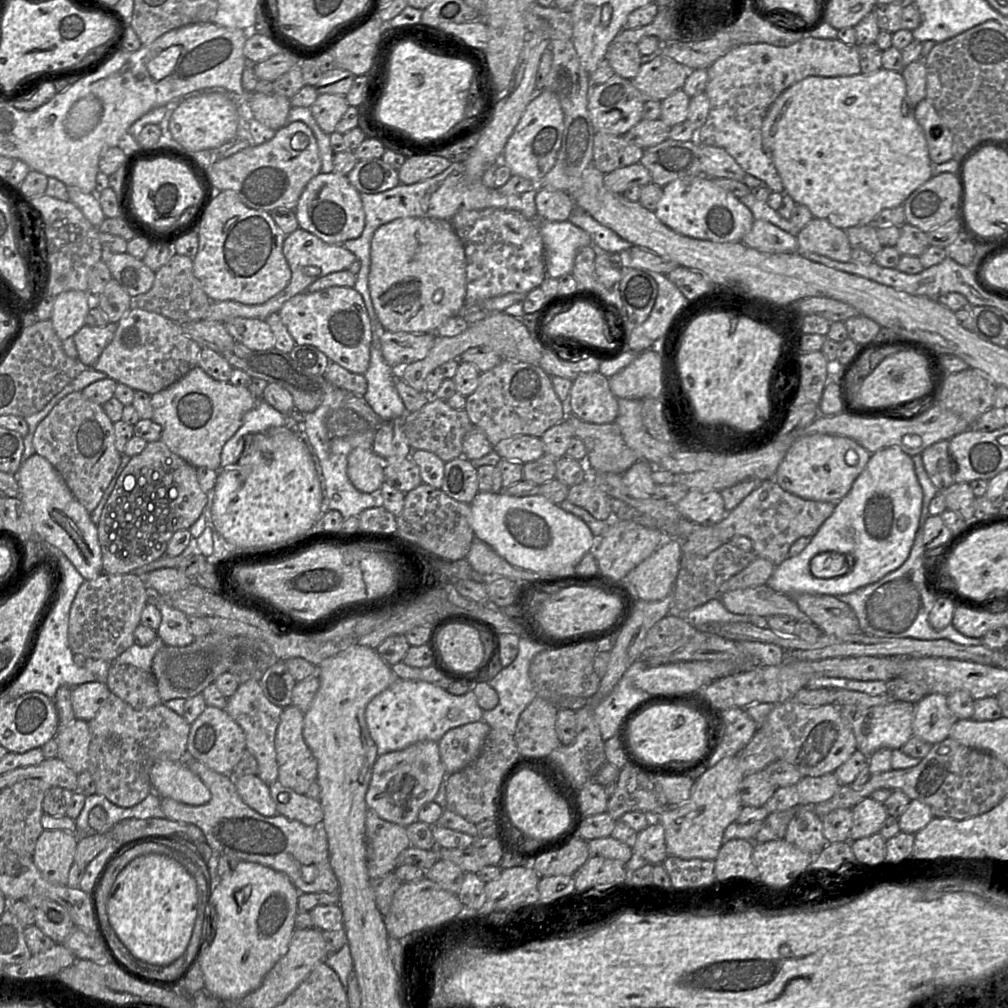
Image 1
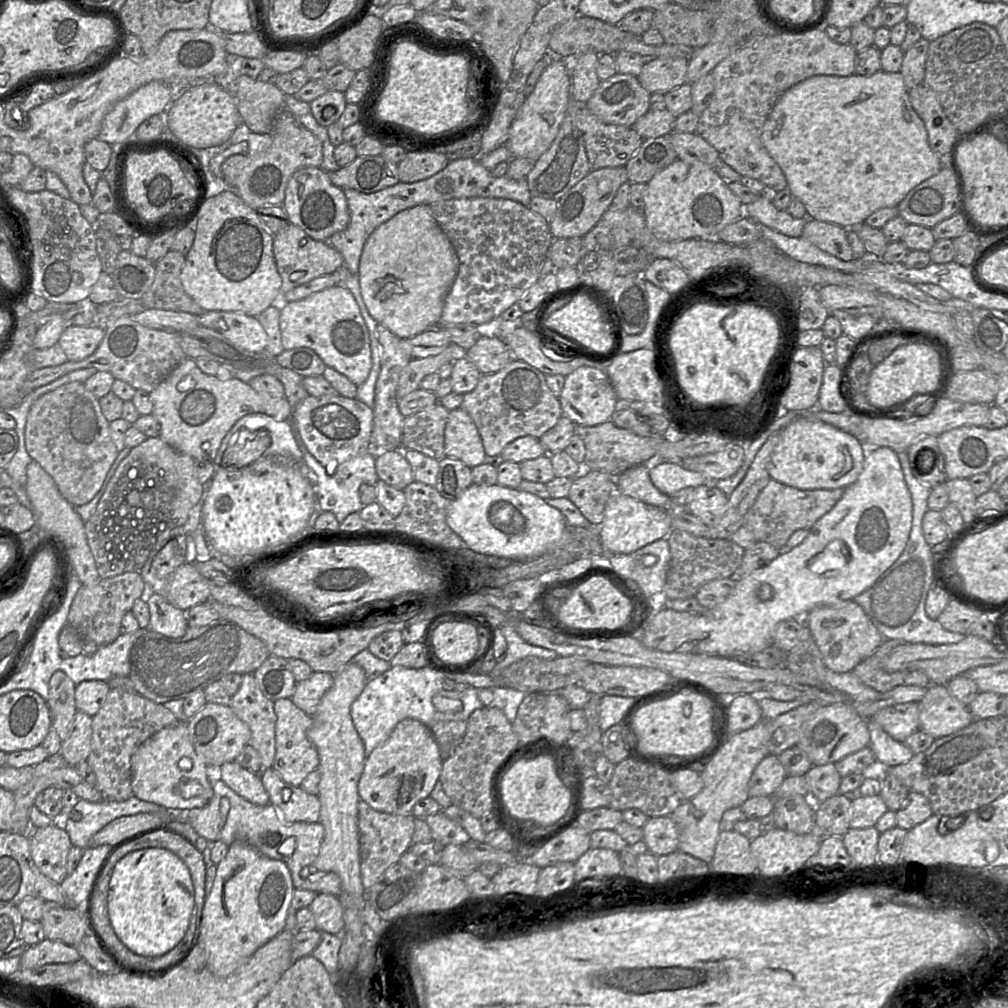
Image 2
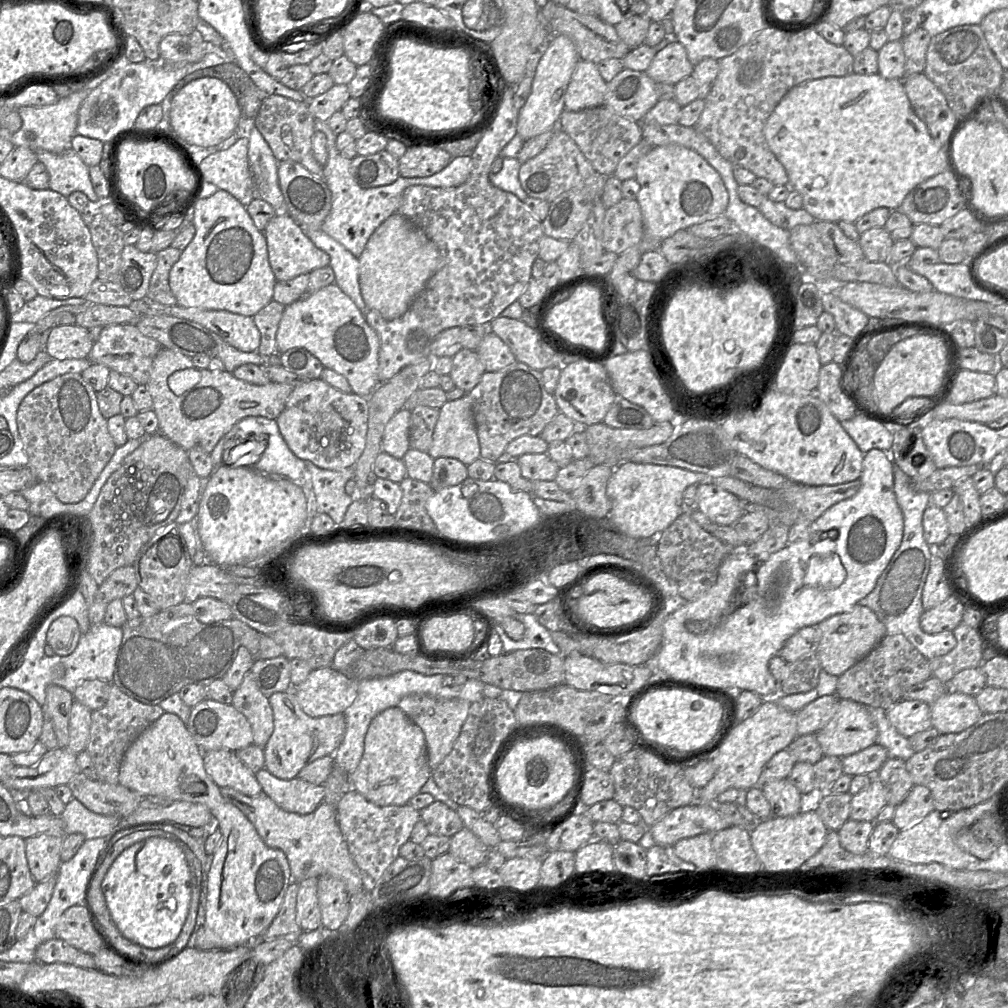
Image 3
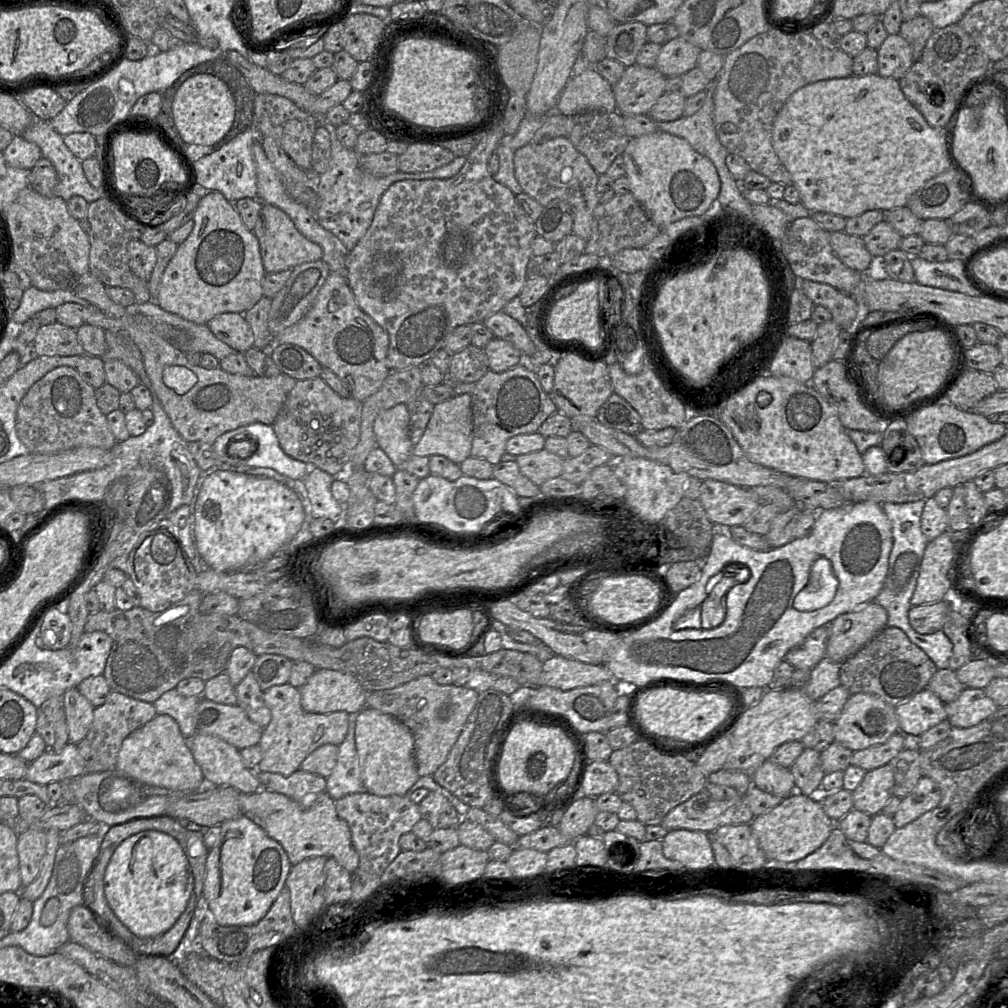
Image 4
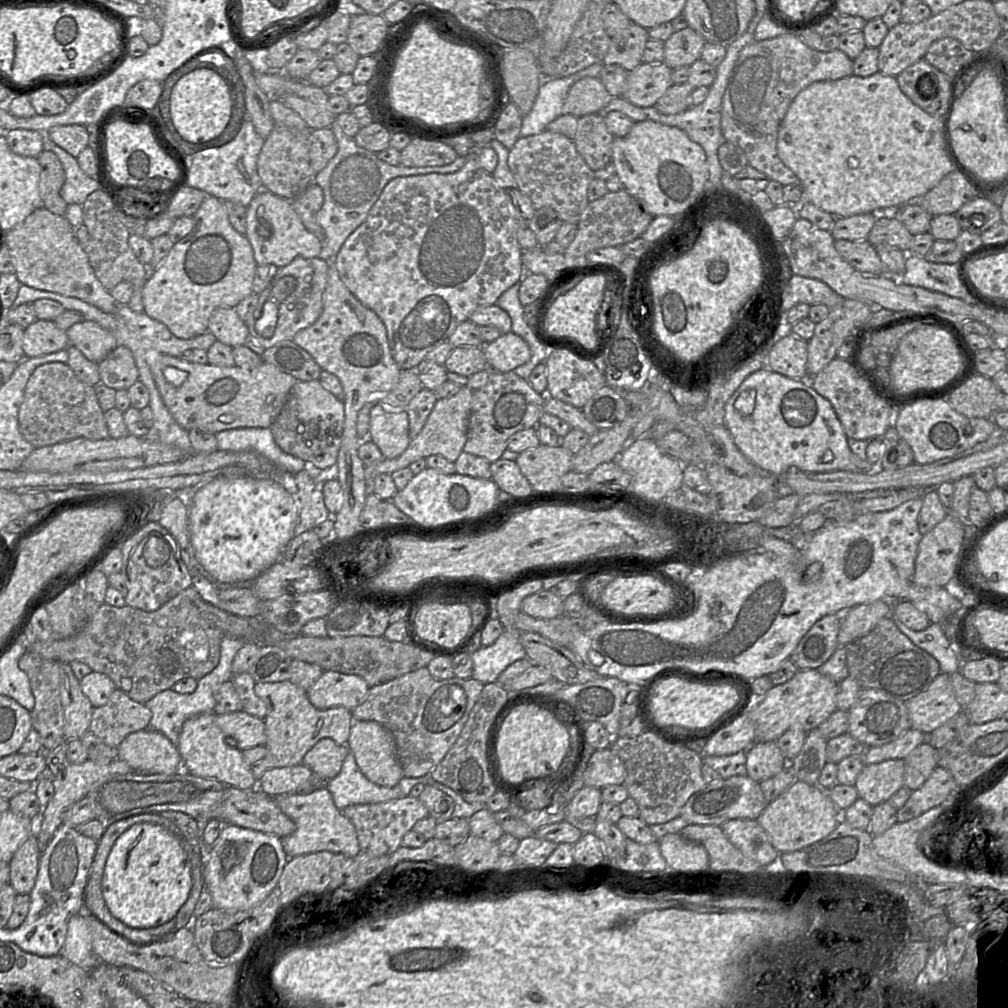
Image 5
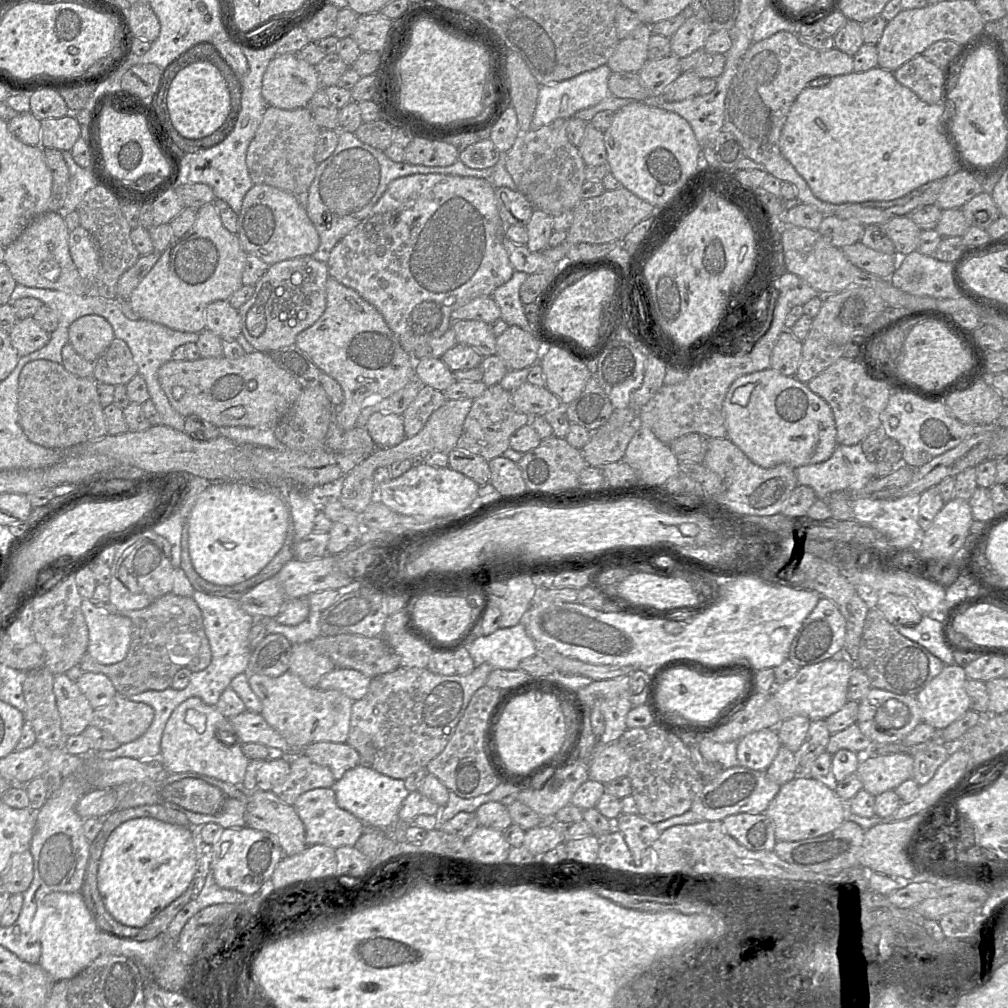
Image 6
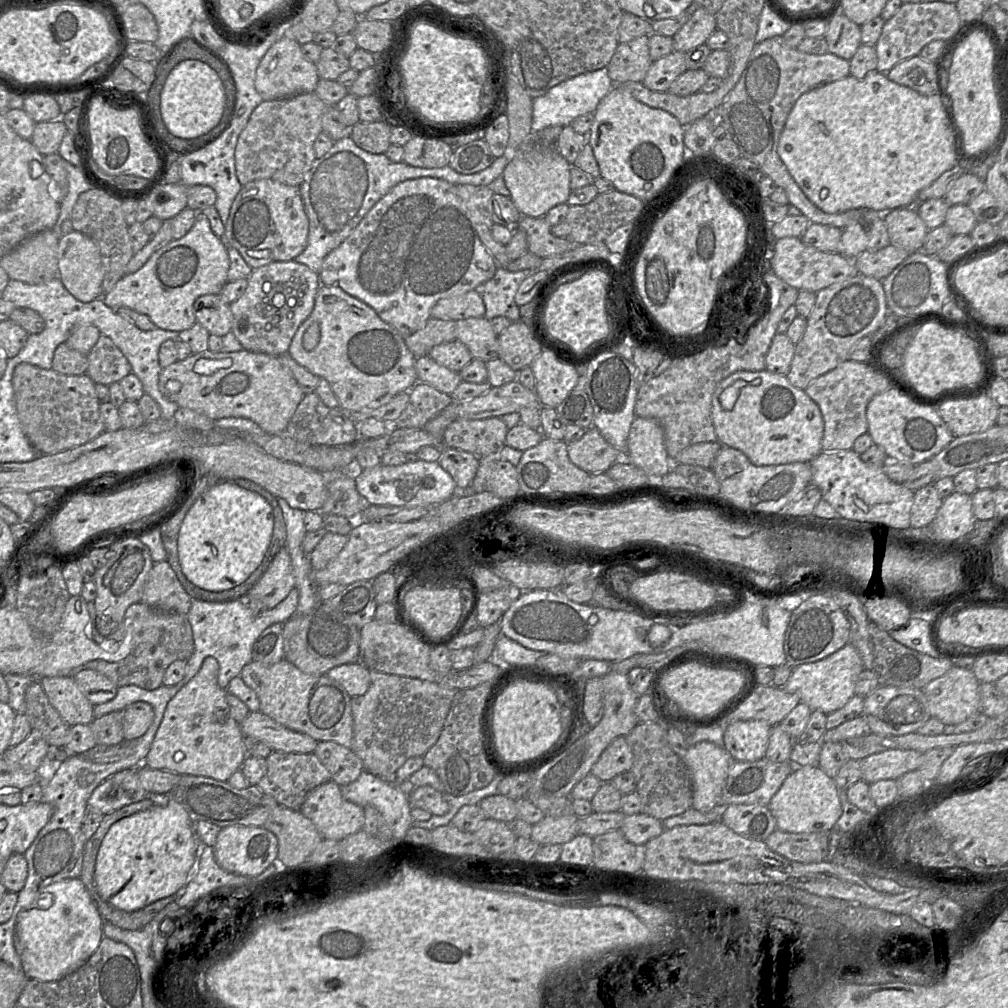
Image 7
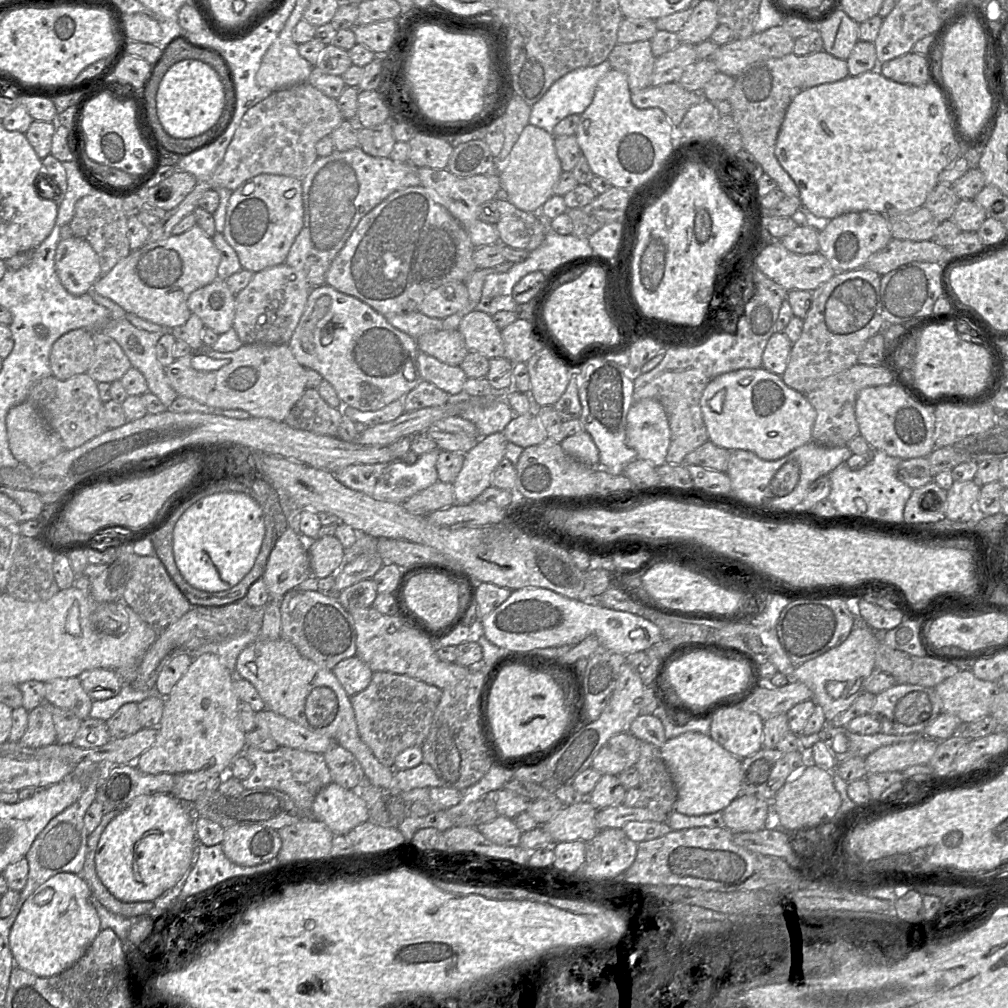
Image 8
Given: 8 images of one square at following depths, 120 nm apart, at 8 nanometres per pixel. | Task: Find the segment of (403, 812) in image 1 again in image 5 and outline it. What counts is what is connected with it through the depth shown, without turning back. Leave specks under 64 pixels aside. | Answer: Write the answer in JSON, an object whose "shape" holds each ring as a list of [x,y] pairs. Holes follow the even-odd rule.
{"shape":[[[354,721],[347,742],[361,772],[373,783],[394,787],[404,777],[395,739],[375,721]]]}

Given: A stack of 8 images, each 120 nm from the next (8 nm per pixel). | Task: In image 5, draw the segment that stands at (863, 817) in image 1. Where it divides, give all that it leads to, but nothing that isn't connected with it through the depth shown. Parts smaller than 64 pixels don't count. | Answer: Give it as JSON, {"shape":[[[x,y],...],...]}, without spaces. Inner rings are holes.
{"shape":[[[904,759],[865,764],[856,778],[858,796],[872,806],[887,801],[904,786]]]}

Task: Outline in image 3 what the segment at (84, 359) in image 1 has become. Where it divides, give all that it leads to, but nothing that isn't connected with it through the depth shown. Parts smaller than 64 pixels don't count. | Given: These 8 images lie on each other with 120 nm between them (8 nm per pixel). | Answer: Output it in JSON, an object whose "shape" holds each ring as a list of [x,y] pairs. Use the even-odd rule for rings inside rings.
{"shape":[[[58,325],[50,329],[45,351],[52,359],[86,359],[94,341],[89,329],[74,325]]]}

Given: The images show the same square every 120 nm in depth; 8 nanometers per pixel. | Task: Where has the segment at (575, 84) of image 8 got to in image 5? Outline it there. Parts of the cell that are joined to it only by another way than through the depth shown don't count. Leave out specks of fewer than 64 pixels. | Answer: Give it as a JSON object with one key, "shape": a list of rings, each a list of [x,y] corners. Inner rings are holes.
{"shape":[[[593,64],[563,78],[544,79],[531,110],[523,116],[520,136],[530,136],[546,130],[546,125],[563,114],[569,88],[584,77],[600,78],[603,64]]]}

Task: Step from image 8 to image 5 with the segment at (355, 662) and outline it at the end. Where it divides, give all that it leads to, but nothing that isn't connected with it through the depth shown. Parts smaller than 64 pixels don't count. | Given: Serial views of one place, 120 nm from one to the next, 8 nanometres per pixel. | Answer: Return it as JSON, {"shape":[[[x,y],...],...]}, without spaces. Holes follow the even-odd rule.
{"shape":[[[328,670],[307,690],[307,697],[320,710],[342,706],[352,711],[366,700],[369,688],[358,675]]]}

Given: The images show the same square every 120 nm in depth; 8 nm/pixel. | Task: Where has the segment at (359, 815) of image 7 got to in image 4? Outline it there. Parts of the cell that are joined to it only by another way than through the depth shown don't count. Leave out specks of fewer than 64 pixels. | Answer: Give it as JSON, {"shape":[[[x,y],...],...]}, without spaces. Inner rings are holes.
{"shape":[[[267,789],[253,794],[239,793],[242,814],[257,823],[286,852],[291,865],[316,856],[334,858],[350,873],[359,866],[359,855],[352,844],[350,828],[336,811],[335,800],[325,791],[315,799],[297,802]]]}

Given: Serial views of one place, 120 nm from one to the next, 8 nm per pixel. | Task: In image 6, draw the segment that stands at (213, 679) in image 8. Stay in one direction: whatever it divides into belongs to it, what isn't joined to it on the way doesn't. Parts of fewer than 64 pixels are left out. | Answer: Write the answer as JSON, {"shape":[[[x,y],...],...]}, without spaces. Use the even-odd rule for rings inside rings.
{"shape":[[[190,697],[179,704],[170,715],[160,743],[159,760],[169,773],[193,772],[234,786],[241,786],[250,760],[242,751],[243,744],[229,745],[226,732],[234,733],[230,720],[216,706]]]}

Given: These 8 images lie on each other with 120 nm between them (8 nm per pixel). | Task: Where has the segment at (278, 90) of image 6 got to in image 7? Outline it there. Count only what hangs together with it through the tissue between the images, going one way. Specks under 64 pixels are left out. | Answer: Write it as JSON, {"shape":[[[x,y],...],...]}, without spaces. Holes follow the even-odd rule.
{"shape":[[[282,37],[262,57],[255,76],[255,88],[264,101],[289,98],[314,92],[319,81],[316,64],[303,53],[301,44],[294,38]]]}

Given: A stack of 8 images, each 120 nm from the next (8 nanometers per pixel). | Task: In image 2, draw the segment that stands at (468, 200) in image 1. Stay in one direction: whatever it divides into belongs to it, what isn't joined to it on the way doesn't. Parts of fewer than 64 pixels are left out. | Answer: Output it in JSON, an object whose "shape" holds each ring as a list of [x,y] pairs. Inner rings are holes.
{"shape":[[[478,158],[450,160],[448,165],[435,175],[413,183],[397,184],[366,194],[352,188],[343,189],[347,199],[350,215],[346,229],[336,232],[328,239],[328,243],[343,256],[344,265],[354,275],[358,275],[360,257],[369,235],[382,223],[407,208],[416,205],[430,205],[441,200],[453,198],[491,197],[511,199],[529,208],[531,194],[526,178],[515,180],[506,174],[495,177],[486,169]]]}

